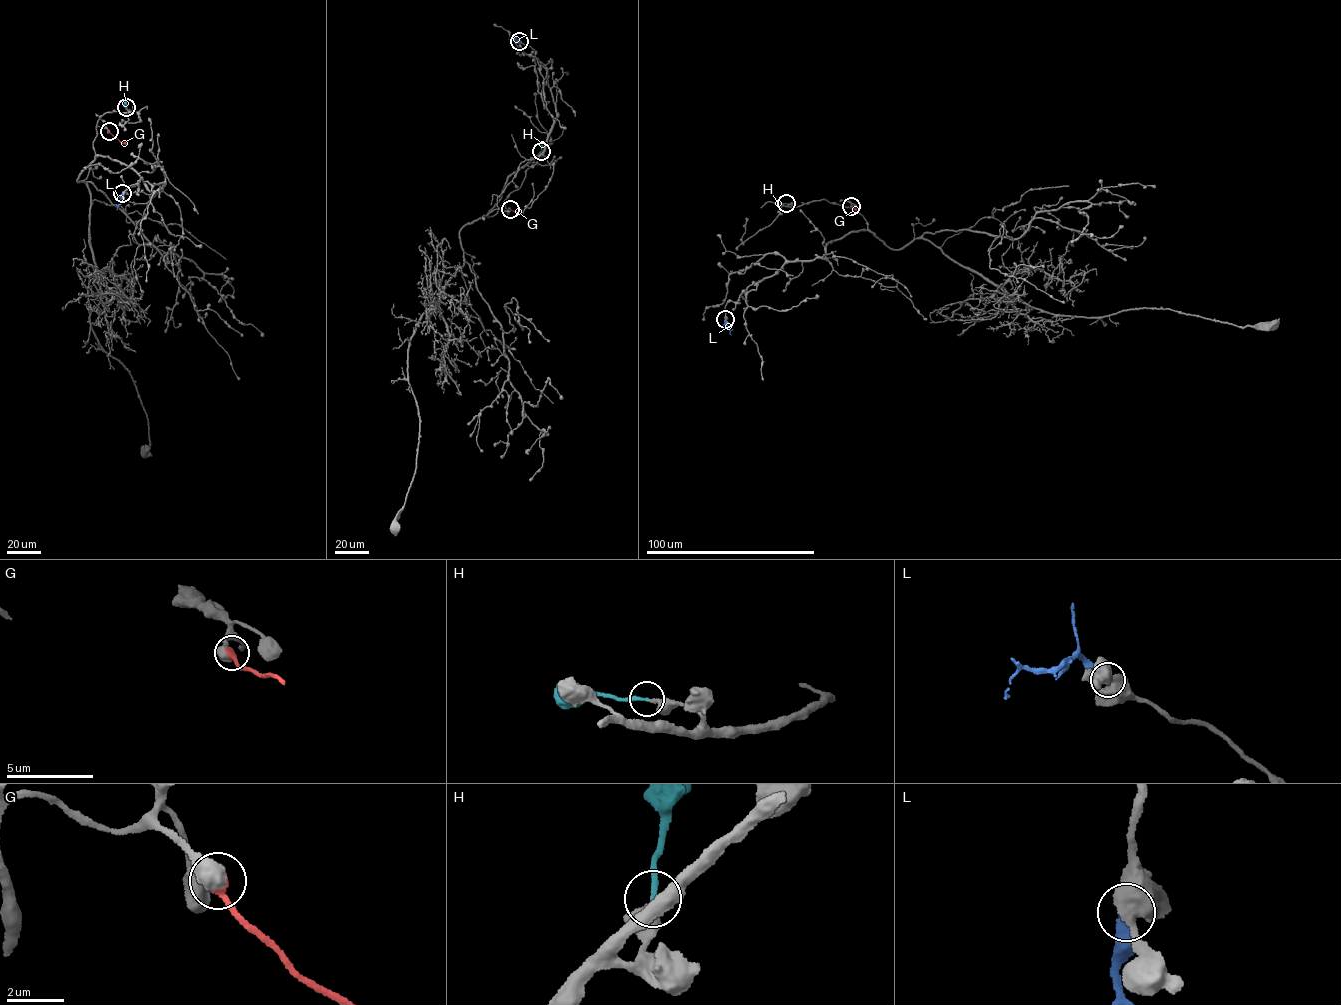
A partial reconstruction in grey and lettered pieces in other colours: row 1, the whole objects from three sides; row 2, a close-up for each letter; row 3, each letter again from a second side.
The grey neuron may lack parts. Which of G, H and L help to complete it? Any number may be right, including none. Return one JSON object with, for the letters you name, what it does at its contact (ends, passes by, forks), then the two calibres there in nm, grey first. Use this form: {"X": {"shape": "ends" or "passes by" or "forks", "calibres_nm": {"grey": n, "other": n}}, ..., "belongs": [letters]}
{"G": {"shape": "ends", "calibres_nm": {"grey": 700, "other": 420}}, "H": {"shape": "ends", "calibres_nm": {"grey": 240, "other": 190}}, "belongs": ["G", "H"]}

